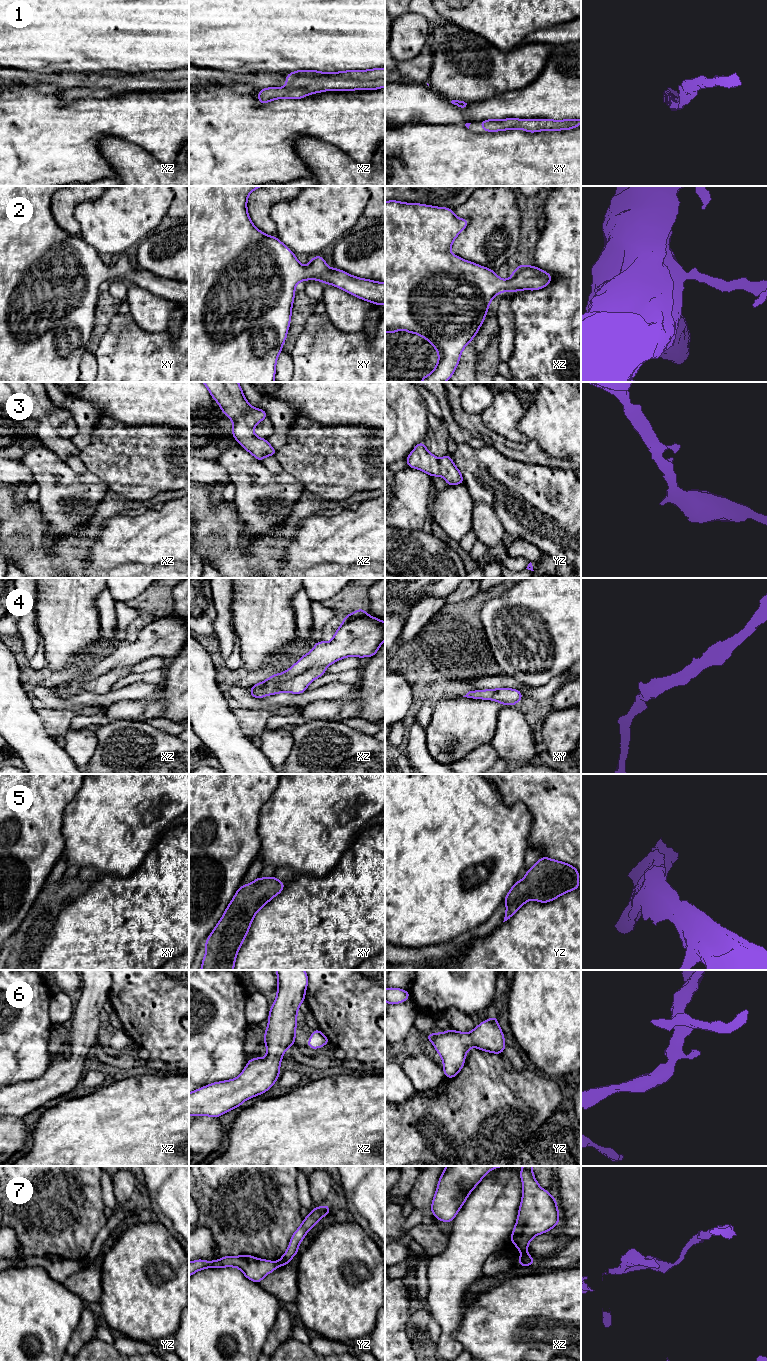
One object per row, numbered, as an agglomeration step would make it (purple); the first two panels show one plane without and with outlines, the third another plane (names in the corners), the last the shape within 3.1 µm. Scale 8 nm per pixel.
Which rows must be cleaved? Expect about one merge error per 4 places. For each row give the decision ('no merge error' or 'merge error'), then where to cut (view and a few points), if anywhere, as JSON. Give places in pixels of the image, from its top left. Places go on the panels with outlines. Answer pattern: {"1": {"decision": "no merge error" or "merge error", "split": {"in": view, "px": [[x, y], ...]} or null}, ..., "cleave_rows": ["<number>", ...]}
{"1": {"decision": "no merge error", "split": null}, "2": {"decision": "no merge error", "split": null}, "3": {"decision": "no merge error", "split": null}, "4": {"decision": "no merge error", "split": null}, "5": {"decision": "no merge error", "split": null}, "6": {"decision": "no merge error", "split": null}, "7": {"decision": "merge error", "split": {"in": "yz", "px": [[276, 1262], [278, 1265]]}}, "cleave_rows": ["7"]}

